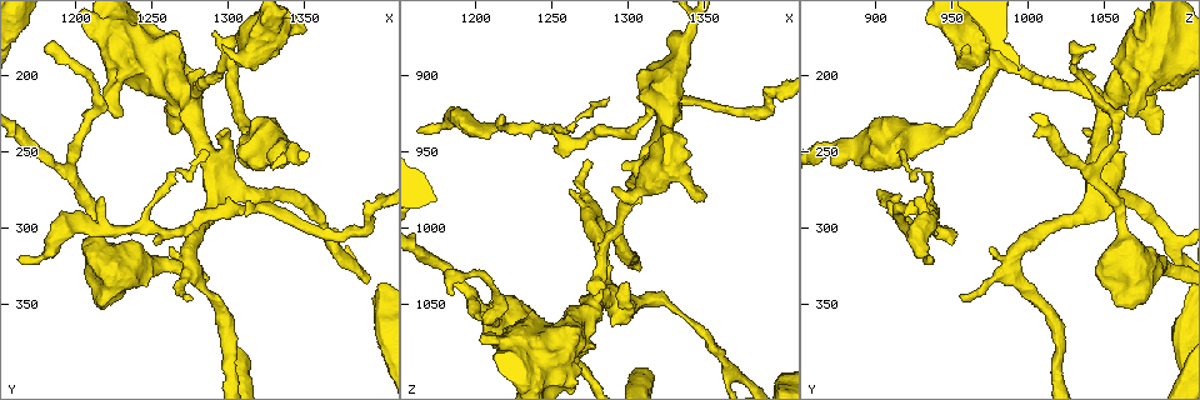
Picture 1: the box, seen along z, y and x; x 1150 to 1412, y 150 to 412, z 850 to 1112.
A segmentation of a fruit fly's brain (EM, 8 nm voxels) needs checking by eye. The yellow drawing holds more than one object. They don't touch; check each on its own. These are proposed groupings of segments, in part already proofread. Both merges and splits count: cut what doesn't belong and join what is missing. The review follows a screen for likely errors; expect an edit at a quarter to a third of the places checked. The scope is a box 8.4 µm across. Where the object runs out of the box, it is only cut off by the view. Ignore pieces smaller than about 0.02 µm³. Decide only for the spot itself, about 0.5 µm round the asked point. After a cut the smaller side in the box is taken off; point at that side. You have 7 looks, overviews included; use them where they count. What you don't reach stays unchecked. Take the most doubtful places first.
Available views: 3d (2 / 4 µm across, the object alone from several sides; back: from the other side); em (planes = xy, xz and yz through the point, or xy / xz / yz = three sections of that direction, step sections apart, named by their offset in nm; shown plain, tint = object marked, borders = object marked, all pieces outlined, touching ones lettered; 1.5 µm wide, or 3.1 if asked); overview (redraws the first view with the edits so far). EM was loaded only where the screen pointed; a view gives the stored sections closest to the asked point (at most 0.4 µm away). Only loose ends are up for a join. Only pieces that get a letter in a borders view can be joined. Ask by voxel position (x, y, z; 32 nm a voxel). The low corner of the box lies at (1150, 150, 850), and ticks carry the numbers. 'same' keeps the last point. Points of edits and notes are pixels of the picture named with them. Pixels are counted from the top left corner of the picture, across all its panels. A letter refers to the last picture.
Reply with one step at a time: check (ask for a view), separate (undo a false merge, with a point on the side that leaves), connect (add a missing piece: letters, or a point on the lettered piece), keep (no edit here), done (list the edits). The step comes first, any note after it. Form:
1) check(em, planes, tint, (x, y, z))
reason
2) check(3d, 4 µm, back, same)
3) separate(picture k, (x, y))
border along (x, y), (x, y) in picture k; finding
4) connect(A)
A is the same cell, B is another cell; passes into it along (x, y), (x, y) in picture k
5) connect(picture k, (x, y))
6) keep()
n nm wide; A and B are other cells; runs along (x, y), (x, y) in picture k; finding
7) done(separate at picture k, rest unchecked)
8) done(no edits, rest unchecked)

check(em, planes, borders, (1184, 180, 1042))
thin end

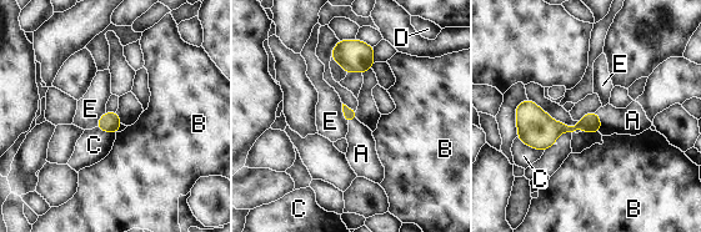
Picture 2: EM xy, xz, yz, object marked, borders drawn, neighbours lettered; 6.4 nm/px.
connect(A)
A is the same cell, B, C, D and E are other cells; passes into it along (590, 122), (600, 122), (632, 120) in picture 2; it goes on there

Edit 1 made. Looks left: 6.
check(em, planes, borders, (1316, 260, 912))
stops while still wide

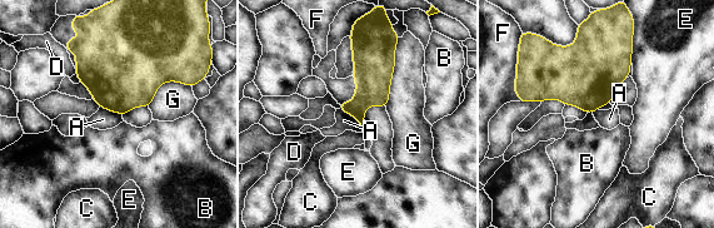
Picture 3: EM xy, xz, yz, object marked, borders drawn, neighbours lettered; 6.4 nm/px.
keep()
A, B, C, D, E, F and G are other cells; border along (339, 108), (350, 113), (364, 132) in picture 3; no lettered piece goes on from it

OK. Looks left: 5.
check(em, planes, borders, (1348, 170, 980))
free end

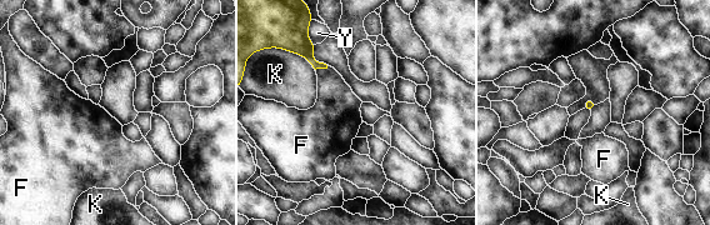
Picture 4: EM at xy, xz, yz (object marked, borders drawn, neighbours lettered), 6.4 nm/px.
keep()
K touches over 180 nm; F, K and Y are other cells; border along (328, 65), (315, 70) in picture 4; none of them fits

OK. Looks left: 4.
done(connect at picture 2, rest unchecked)

